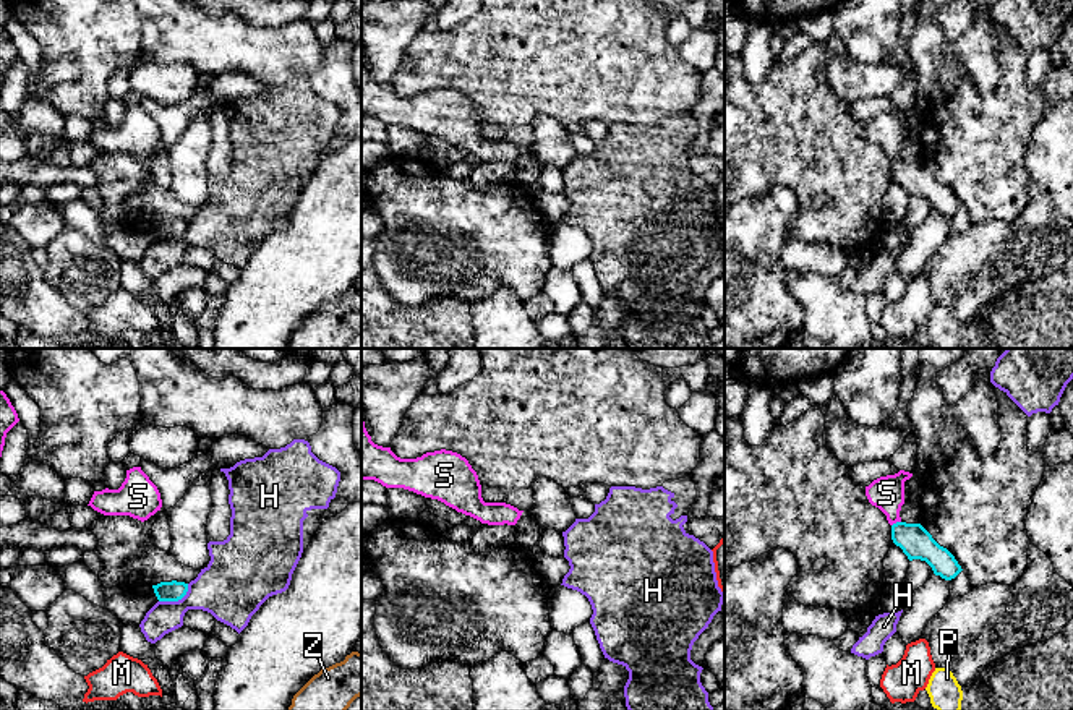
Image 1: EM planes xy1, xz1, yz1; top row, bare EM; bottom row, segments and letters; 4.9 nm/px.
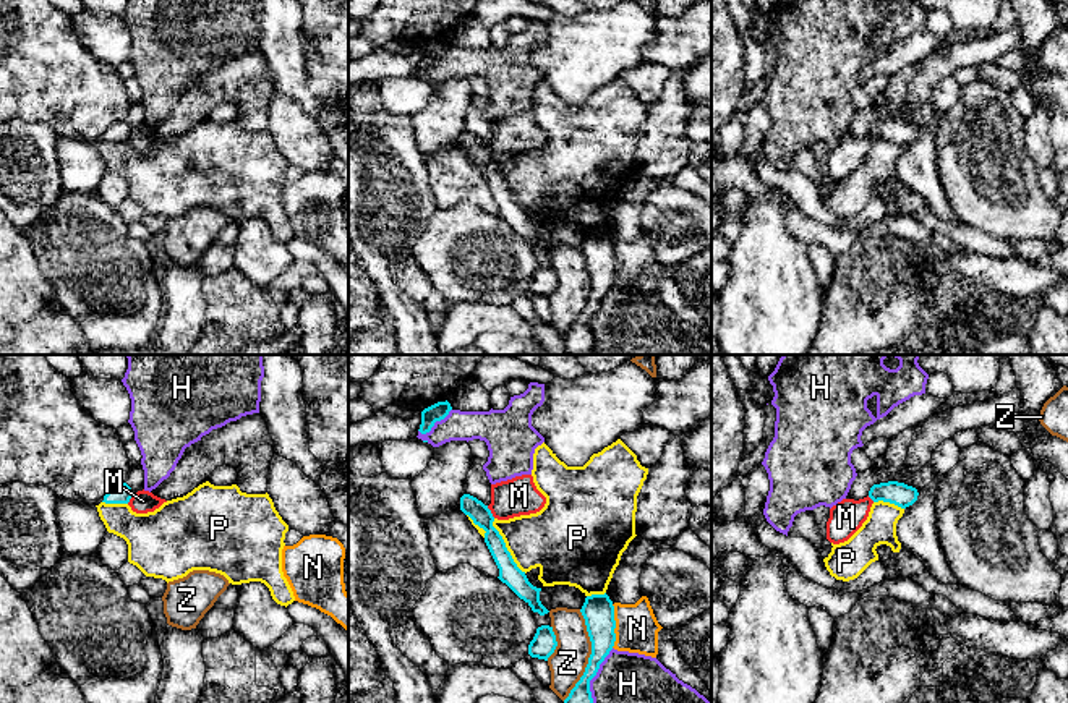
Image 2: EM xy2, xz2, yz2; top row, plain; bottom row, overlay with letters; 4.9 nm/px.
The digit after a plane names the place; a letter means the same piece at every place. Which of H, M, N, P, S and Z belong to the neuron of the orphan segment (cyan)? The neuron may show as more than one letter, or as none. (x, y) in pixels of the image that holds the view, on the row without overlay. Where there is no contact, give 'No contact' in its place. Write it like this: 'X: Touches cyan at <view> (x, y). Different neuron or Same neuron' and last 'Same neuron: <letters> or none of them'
H: Touches cyan at xz2 (590, 316). Different neuron
M: Touches cyan at xz2 (490, 149). Different neuron
N: Touches cyan at xz2 (615, 263). Different neuron
P: Touches cyan at xz2 (504, 183). Different neuron
S: Touches cyan at yz1 (897, 159). Same neuron
Z: Touches cyan at xz2 (590, 292). Different neuron
Same neuron: S

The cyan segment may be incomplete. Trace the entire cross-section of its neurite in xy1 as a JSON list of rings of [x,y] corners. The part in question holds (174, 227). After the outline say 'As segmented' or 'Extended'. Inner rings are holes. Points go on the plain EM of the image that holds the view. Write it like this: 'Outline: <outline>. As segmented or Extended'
Outline: [[[172,217],[152,222],[152,225],[159,238],[178,238],[186,232],[188,220]]]. As segmented

